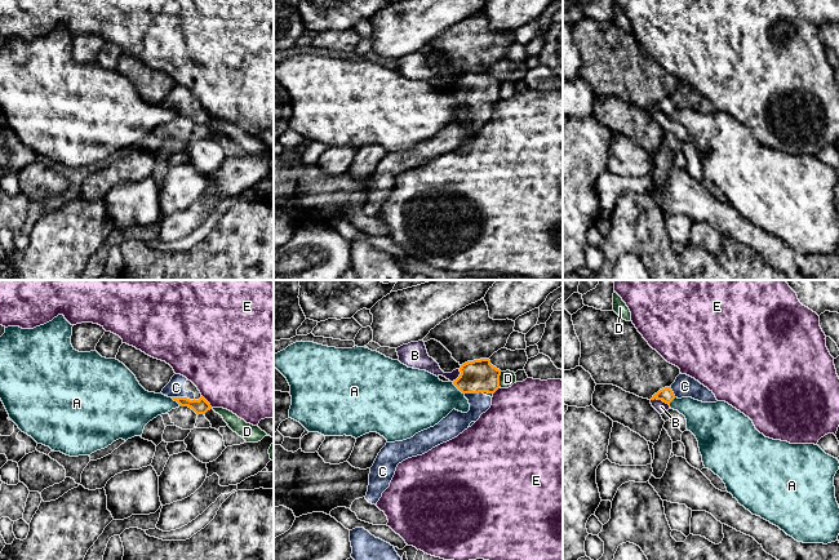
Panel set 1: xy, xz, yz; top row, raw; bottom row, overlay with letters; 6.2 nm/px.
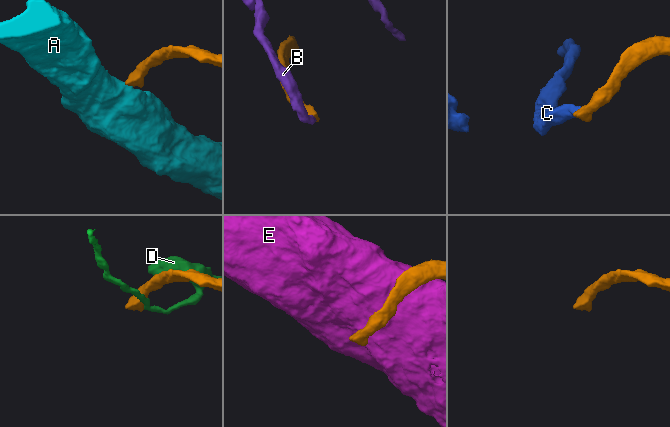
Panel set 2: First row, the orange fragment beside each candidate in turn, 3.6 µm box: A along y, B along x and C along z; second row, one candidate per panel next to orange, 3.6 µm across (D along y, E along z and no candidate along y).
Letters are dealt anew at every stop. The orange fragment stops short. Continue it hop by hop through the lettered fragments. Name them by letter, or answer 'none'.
C

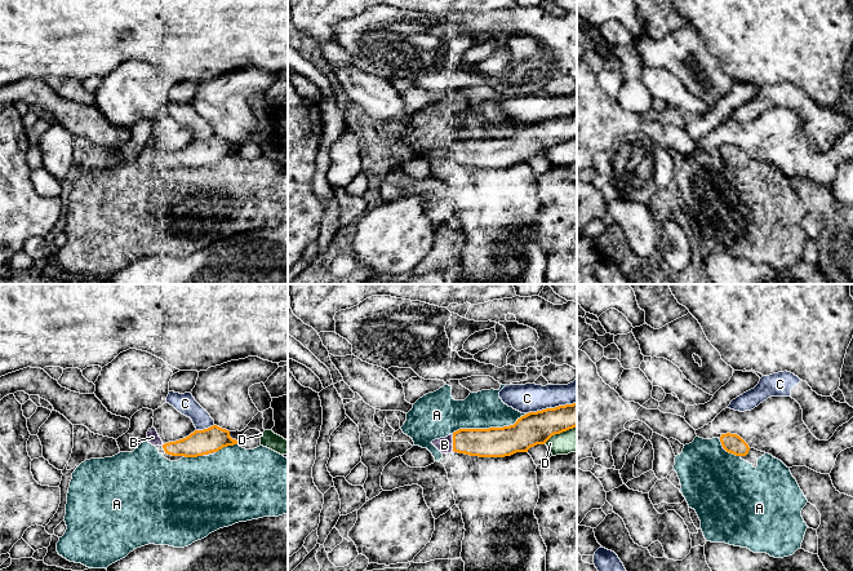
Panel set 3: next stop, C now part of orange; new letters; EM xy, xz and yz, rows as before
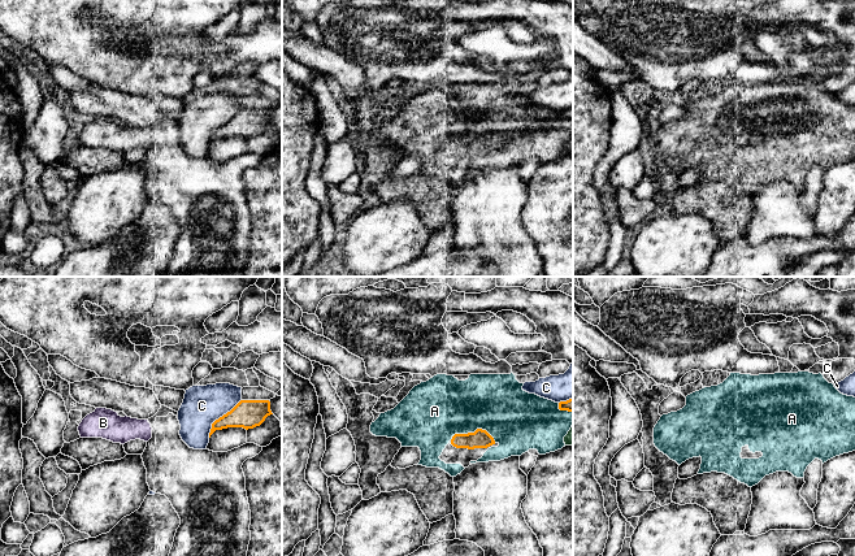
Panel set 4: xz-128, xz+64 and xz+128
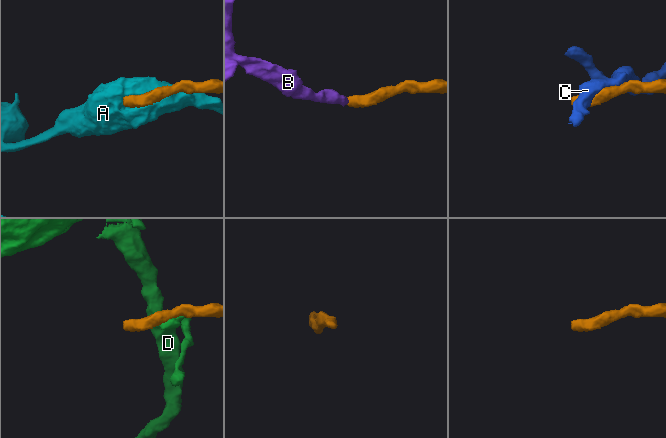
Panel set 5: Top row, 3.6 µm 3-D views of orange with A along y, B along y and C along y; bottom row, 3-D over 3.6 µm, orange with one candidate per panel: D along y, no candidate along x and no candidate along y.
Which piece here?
B

